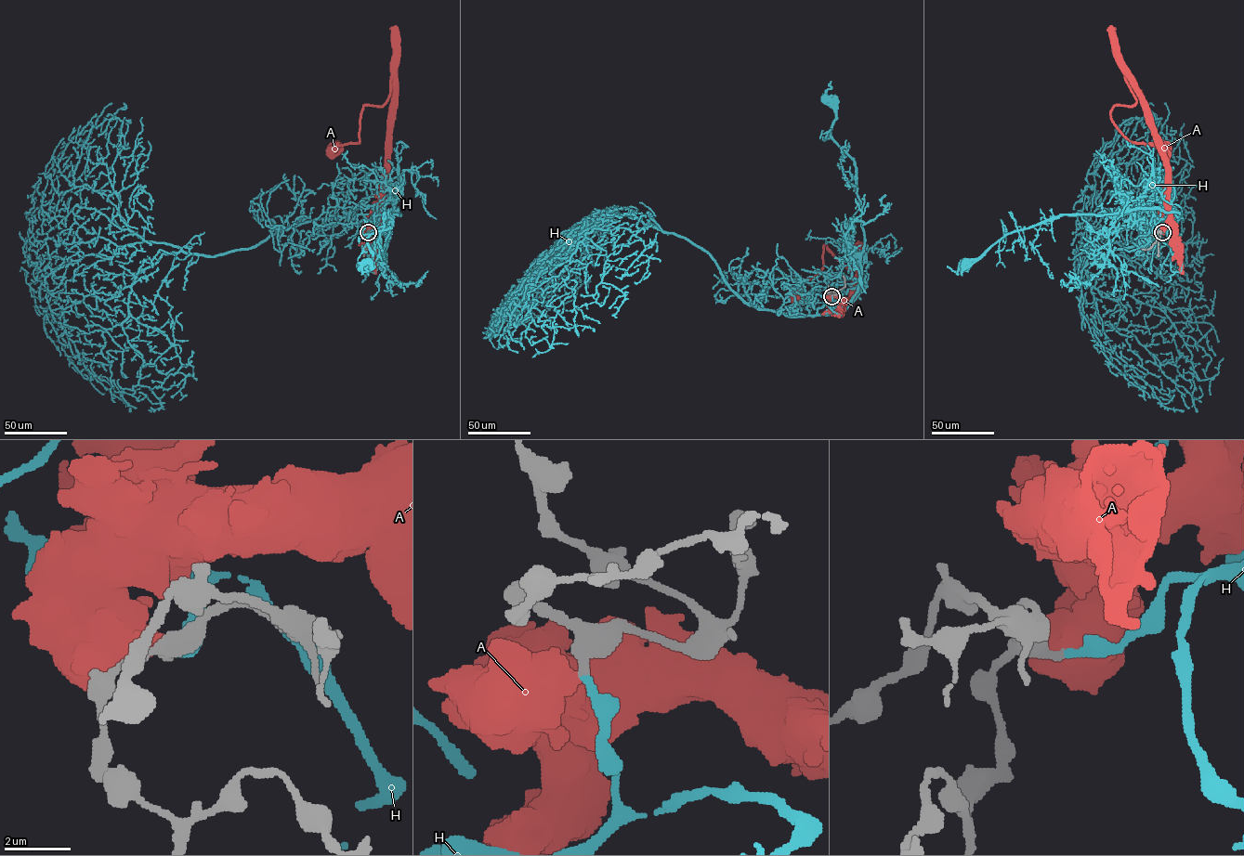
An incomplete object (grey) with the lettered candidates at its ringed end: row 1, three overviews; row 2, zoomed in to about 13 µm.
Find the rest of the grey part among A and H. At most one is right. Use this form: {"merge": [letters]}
{"merge": ["H"]}

